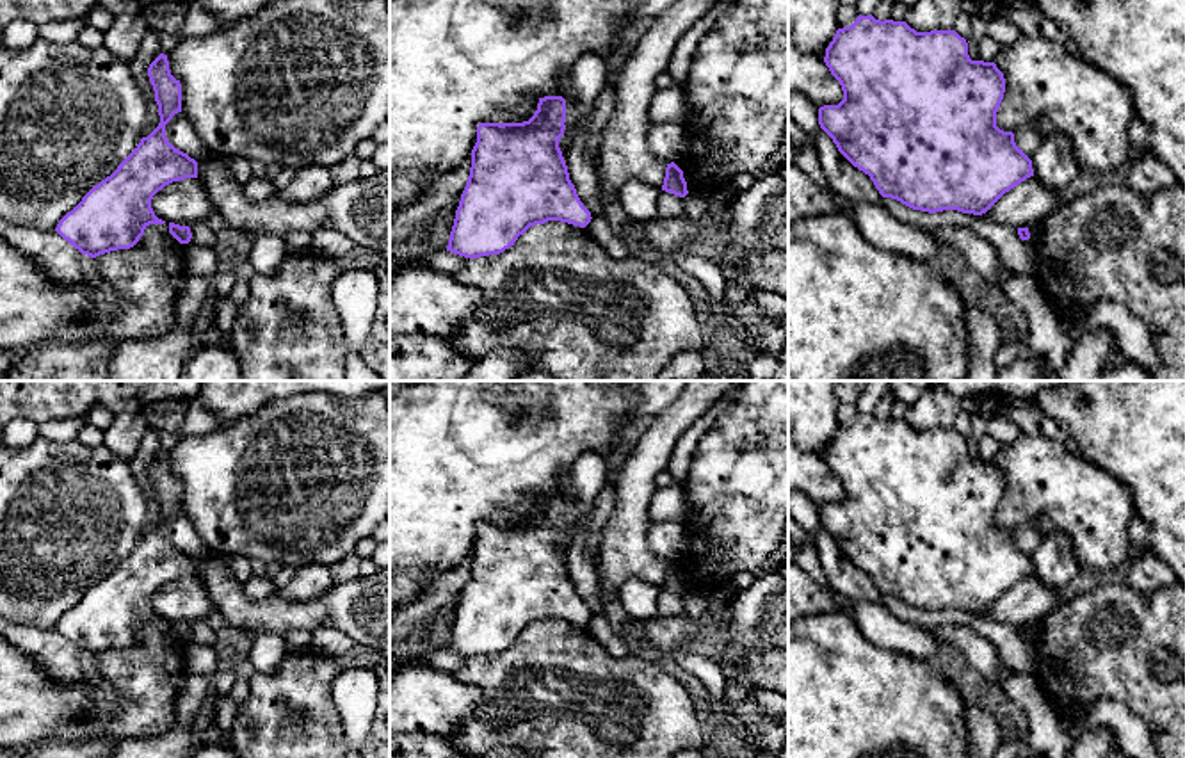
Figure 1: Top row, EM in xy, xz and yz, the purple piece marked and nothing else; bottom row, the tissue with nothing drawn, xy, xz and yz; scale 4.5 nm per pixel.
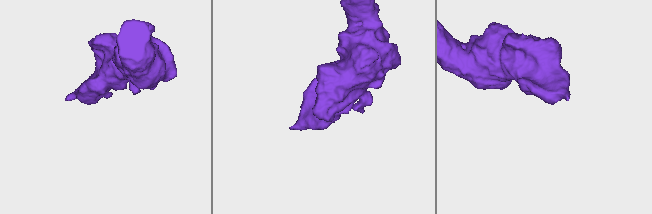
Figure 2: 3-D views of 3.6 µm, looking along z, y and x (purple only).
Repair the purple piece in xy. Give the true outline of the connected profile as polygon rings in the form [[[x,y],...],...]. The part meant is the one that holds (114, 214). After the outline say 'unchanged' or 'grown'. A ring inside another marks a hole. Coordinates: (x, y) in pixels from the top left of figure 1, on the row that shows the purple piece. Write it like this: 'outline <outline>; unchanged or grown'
outline [[[160,53],[149,64],[148,77],[158,105],[158,126],[55,228],[91,258],[133,247],[149,224],[165,222],[151,208],[153,196],[173,181],[198,178],[198,162],[165,137],[165,125],[181,112],[181,84],[171,75],[167,55]]]; unchanged

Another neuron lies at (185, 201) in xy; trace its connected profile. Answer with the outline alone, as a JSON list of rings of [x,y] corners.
[[[185,178],[158,190],[151,208],[165,222],[192,226],[205,222],[215,206],[198,178]]]

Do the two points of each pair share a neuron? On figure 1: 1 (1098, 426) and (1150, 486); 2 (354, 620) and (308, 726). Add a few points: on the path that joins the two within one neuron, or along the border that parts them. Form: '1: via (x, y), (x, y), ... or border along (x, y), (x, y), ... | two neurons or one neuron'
1: via (1114, 440), (1144, 470) | one neuron
2: border along (356, 646), (370, 652) | two neurons

